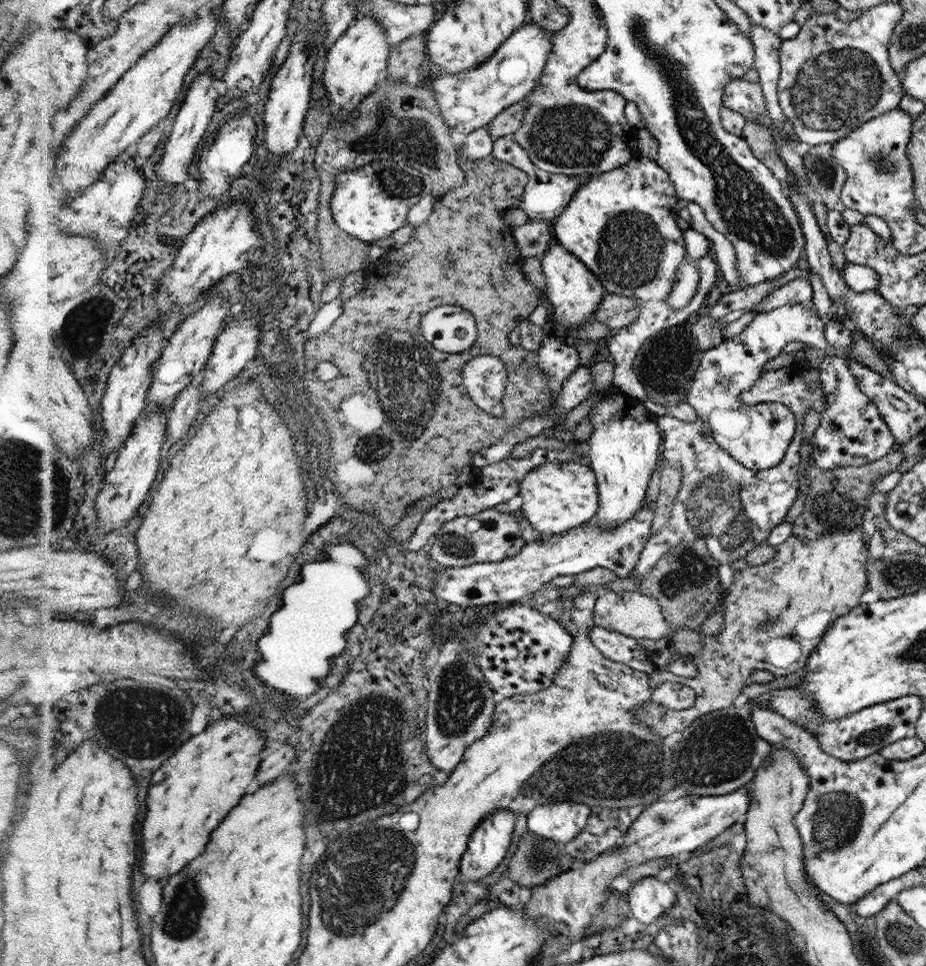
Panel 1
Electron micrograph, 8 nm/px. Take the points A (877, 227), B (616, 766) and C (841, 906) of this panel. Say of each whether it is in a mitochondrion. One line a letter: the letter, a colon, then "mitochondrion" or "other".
A: other
B: mitochondrion
C: other

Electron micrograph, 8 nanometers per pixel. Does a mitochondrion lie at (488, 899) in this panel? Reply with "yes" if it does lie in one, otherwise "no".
no

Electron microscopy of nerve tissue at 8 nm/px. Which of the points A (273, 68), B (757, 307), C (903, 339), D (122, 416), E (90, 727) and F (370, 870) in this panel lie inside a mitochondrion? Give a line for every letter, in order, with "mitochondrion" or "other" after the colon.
A: other
B: other
C: mitochondrion
D: other
E: other
F: mitochondrion

